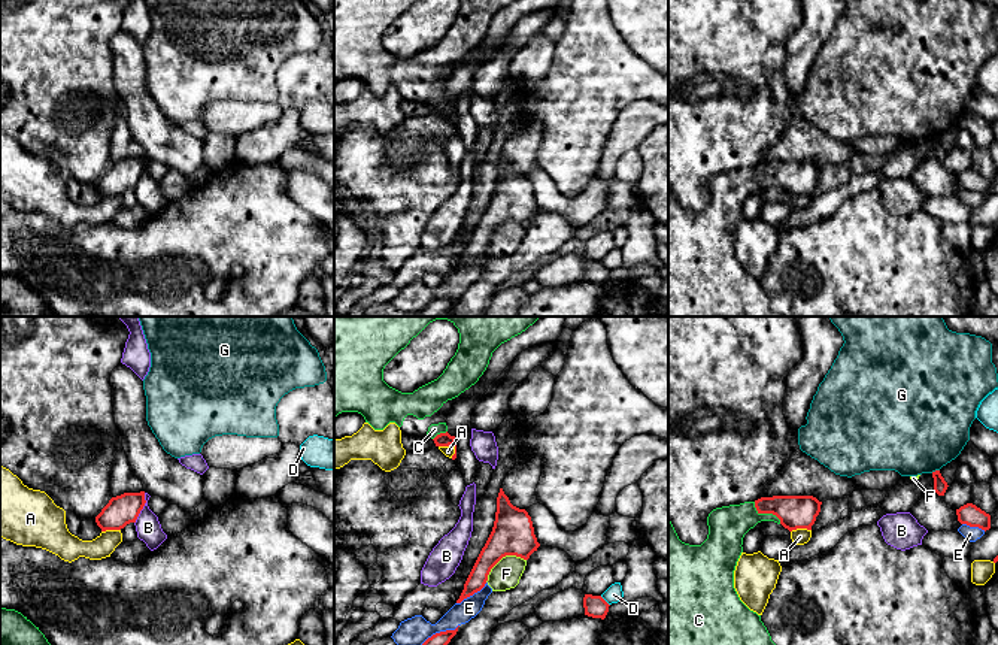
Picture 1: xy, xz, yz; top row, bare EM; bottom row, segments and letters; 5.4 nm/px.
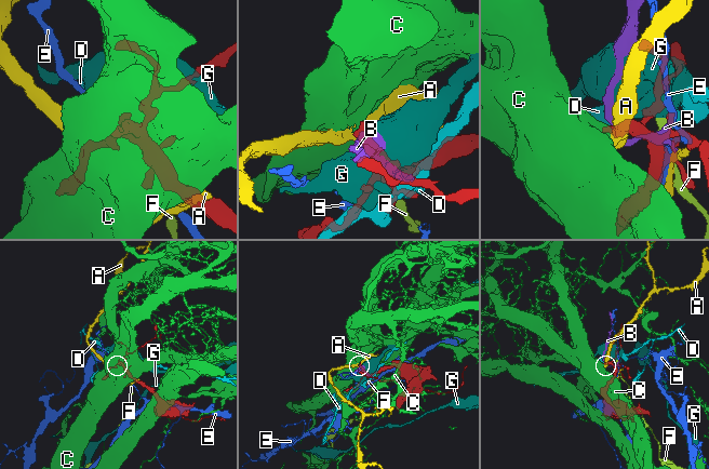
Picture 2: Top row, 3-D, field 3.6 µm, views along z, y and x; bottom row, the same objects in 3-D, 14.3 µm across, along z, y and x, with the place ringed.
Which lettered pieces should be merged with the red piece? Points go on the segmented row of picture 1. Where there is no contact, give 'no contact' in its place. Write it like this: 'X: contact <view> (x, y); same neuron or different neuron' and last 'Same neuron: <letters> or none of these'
A: contact xz (449, 444); different neuron
B: contact xy (142, 508); different neuron
C: contact yz (766, 512); same neuron
D: contact xz (604, 600); different neuron
E: contact xz (472, 594); different neuron
F: contact xz (501, 557); different neuron
G: contact yz (936, 471); different neuron
Same neuron: C

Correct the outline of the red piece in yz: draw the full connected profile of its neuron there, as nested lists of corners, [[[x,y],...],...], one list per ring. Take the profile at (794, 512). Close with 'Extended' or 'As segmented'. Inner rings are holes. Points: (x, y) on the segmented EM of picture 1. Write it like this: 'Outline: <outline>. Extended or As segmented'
Outline: [[[773,496],[716,508],[701,545],[682,542],[668,520],[668,645],[776,645],[734,588],[743,538],[761,521],[812,530],[820,505],[813,496]]]. Extended

